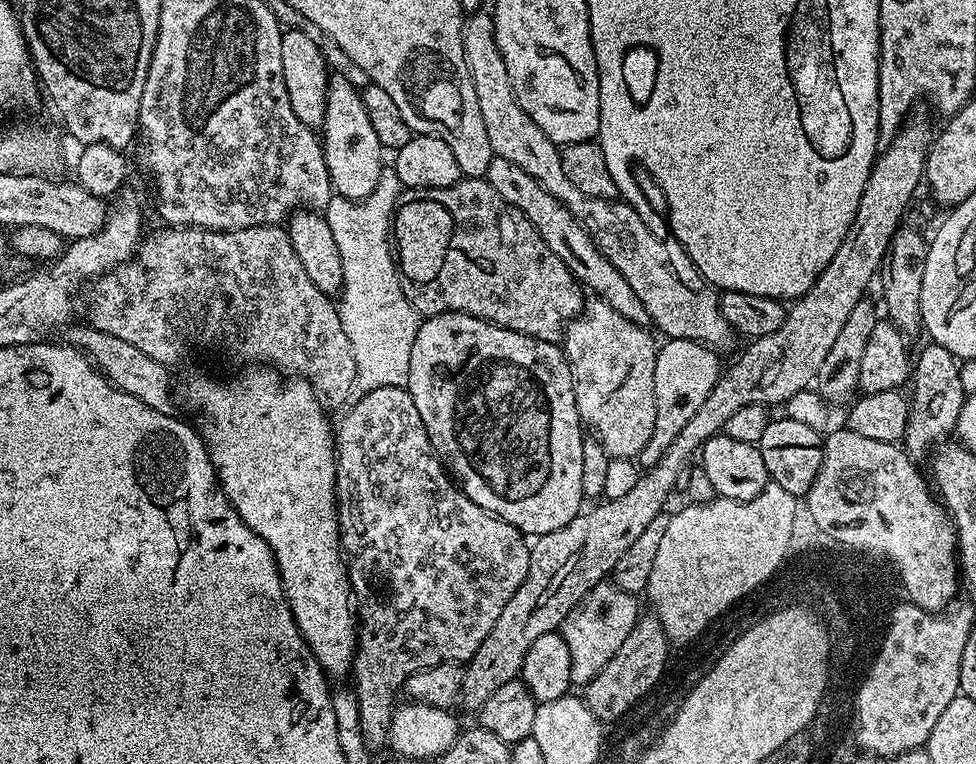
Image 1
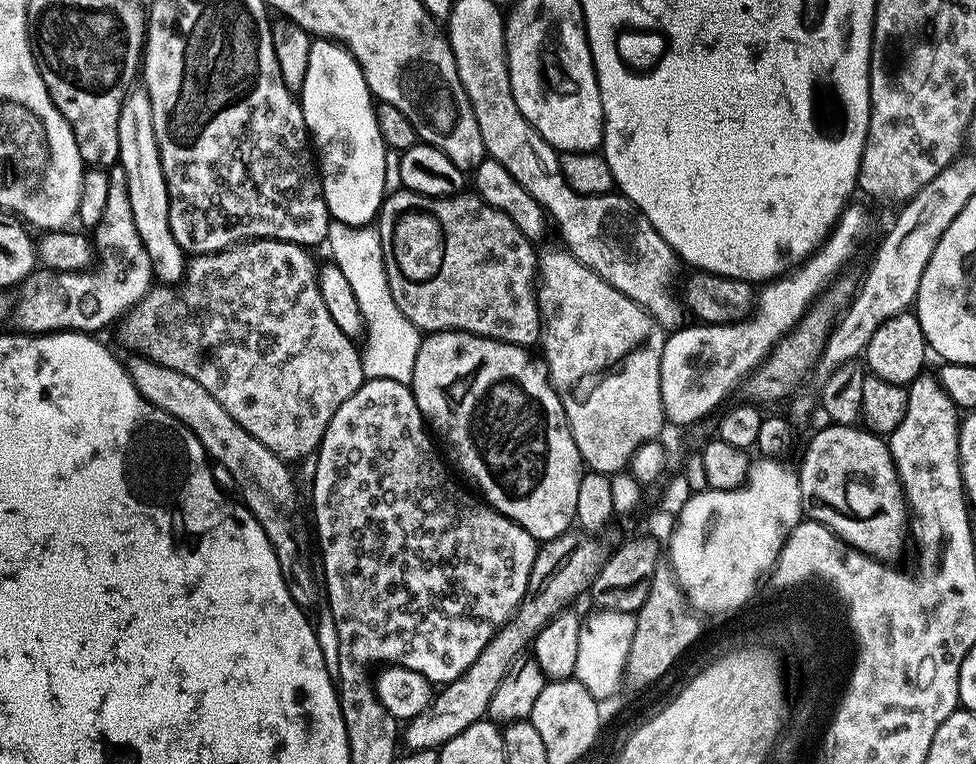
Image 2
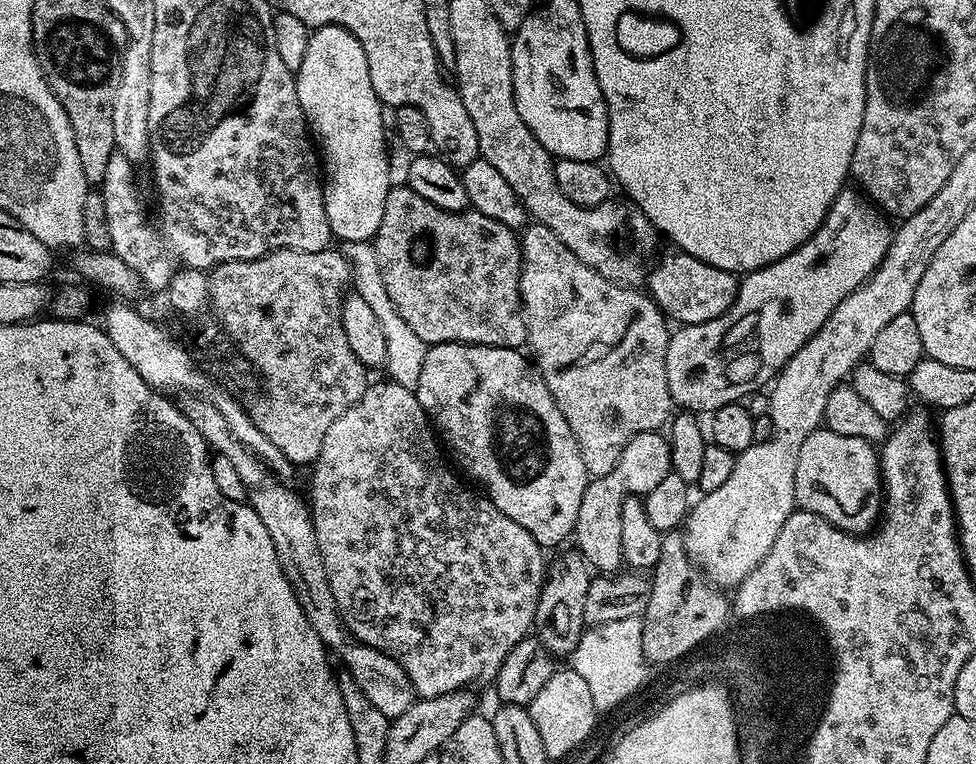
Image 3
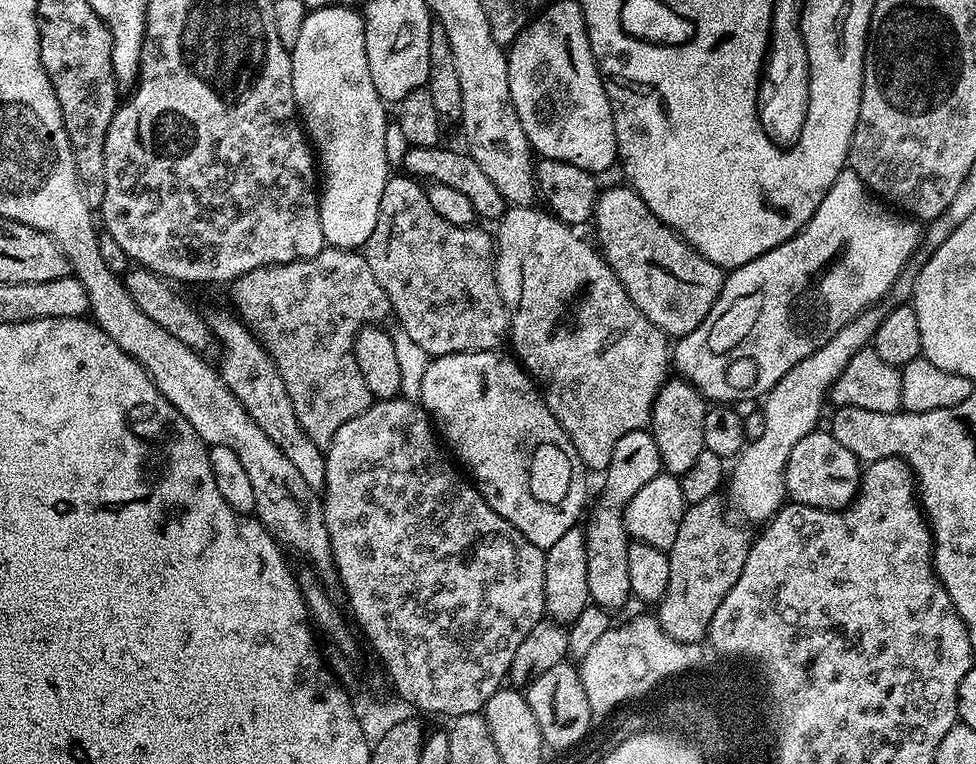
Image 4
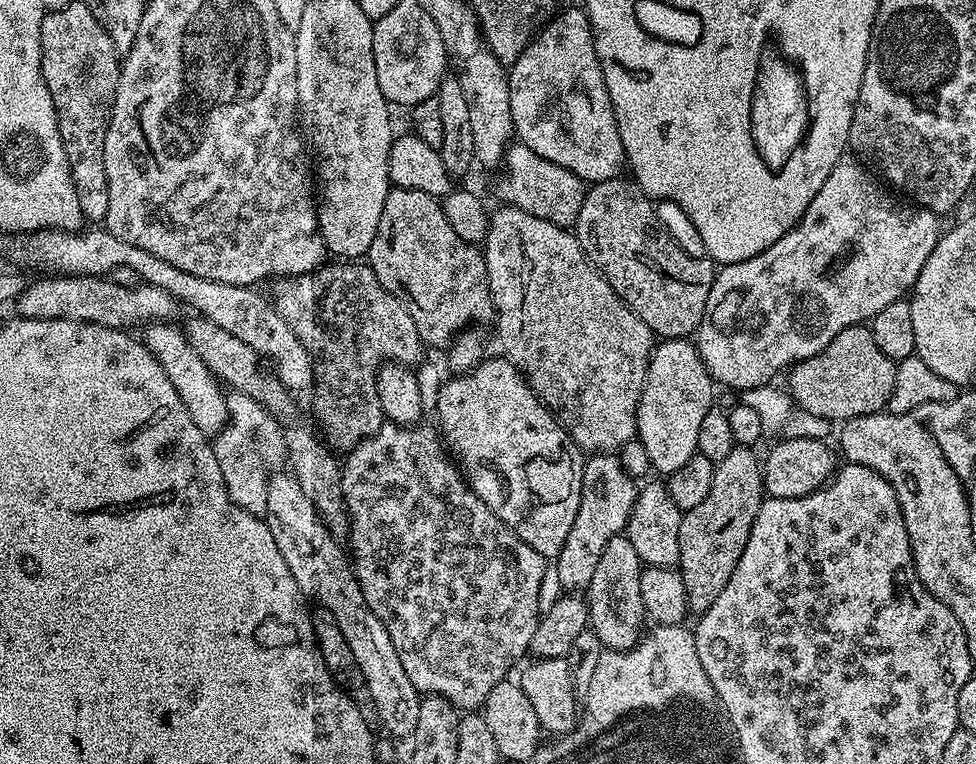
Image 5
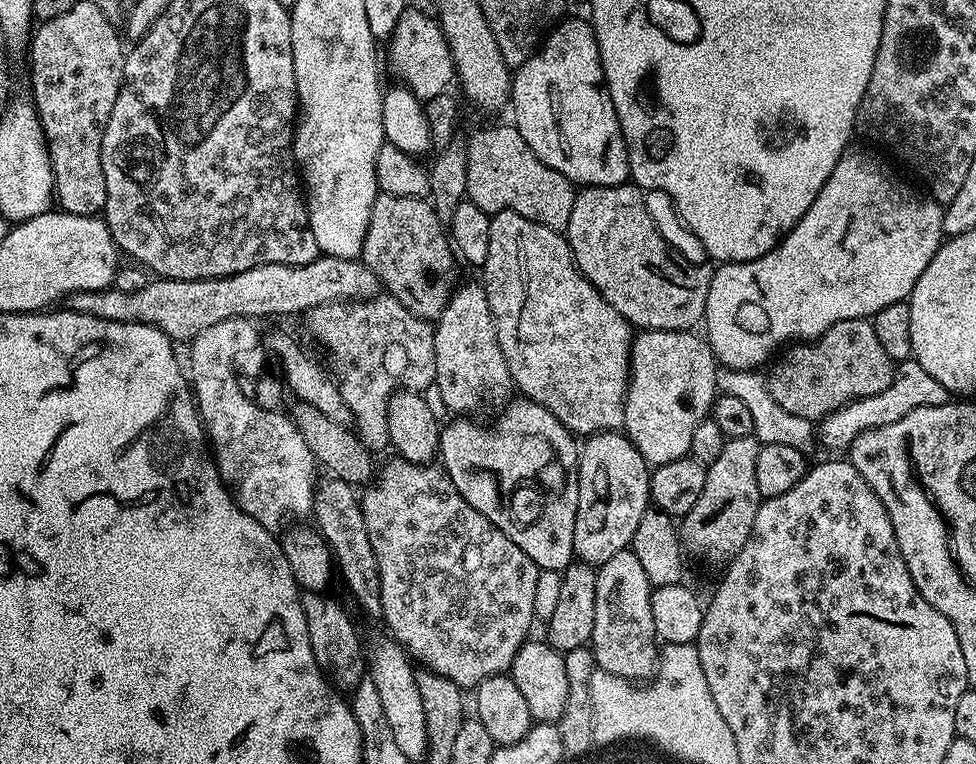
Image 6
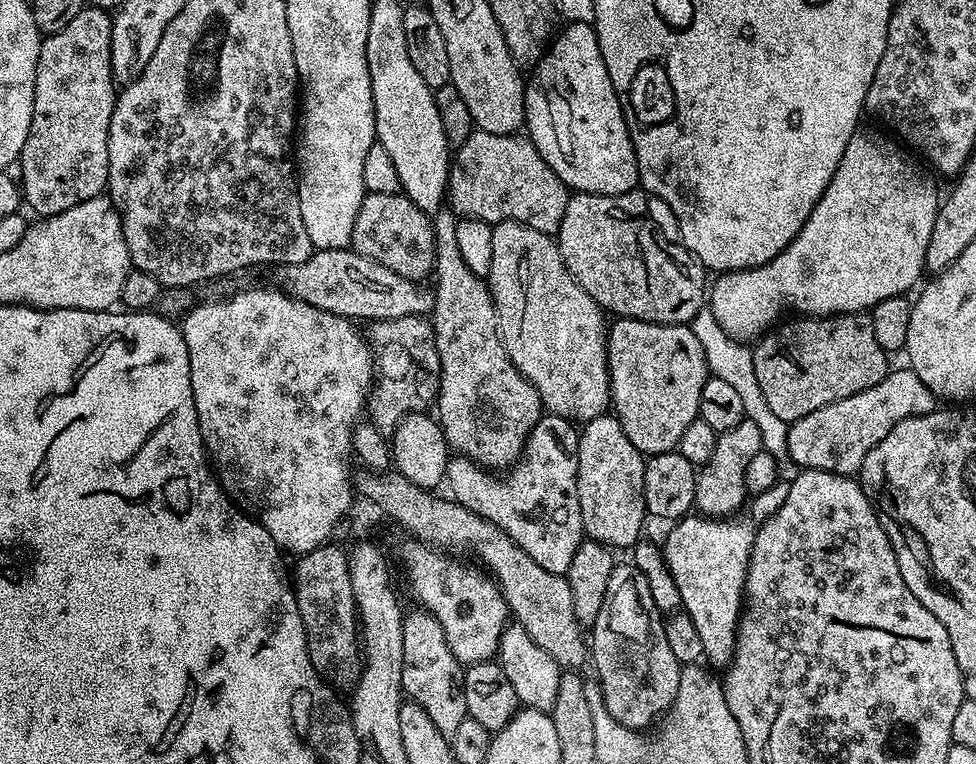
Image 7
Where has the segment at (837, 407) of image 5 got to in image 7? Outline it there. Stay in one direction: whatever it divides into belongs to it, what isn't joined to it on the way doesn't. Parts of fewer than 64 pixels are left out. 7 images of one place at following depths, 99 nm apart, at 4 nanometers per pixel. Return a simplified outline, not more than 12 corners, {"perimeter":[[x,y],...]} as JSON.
{"perimeter":[[868,312],[792,318],[755,341],[786,421],[878,386],[889,353]]}

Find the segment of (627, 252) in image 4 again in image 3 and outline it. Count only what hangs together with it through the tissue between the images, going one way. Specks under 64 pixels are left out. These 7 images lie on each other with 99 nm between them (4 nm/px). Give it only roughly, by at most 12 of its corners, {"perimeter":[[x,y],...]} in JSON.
{"perimeter":[[685,252],[657,259],[647,295],[677,325],[726,314],[737,273]]}

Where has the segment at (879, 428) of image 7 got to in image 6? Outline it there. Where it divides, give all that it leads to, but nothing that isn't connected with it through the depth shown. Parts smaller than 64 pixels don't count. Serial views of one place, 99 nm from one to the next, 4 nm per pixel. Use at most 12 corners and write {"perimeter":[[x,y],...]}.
{"perimeter":[[914,359],[882,394],[852,400],[818,424],[828,448],[851,449],[871,428],[950,394]]}

